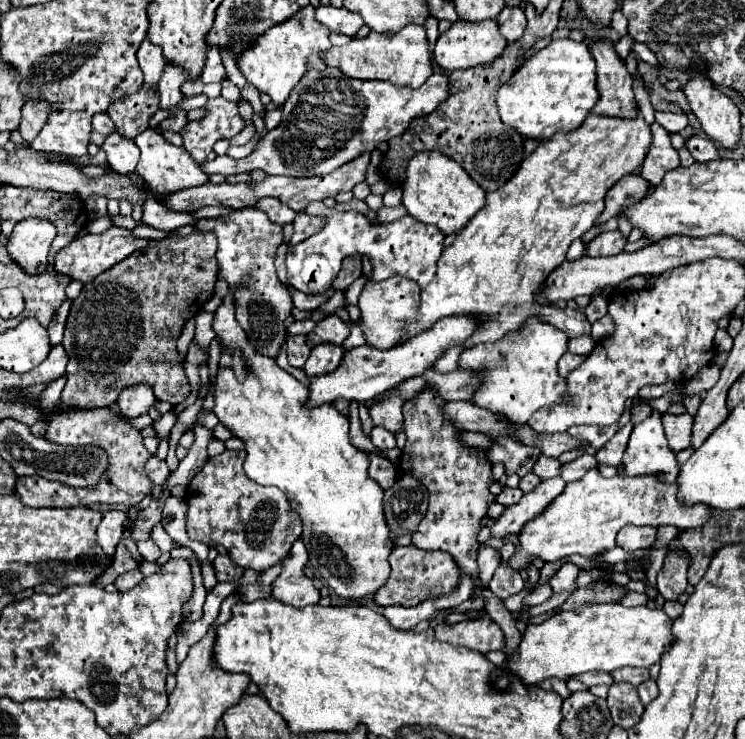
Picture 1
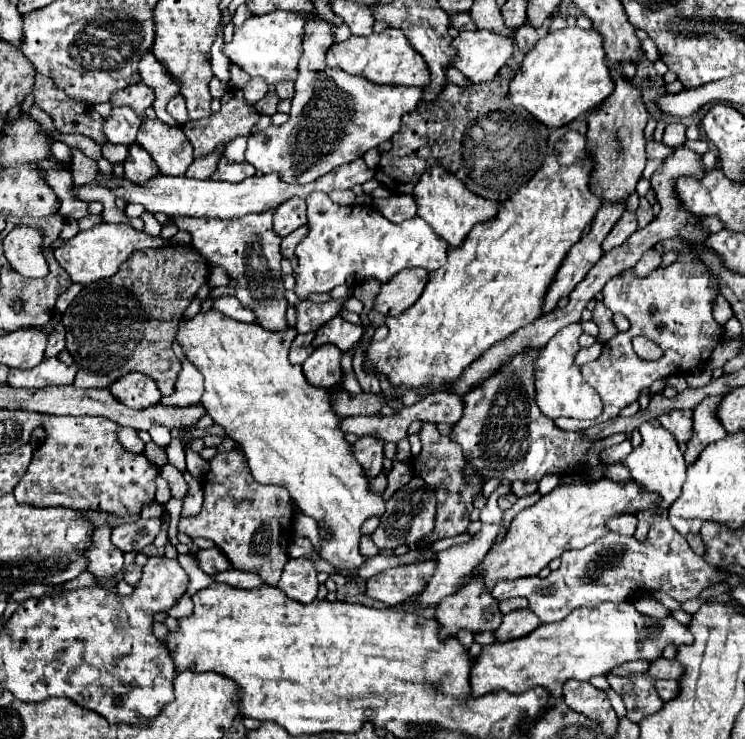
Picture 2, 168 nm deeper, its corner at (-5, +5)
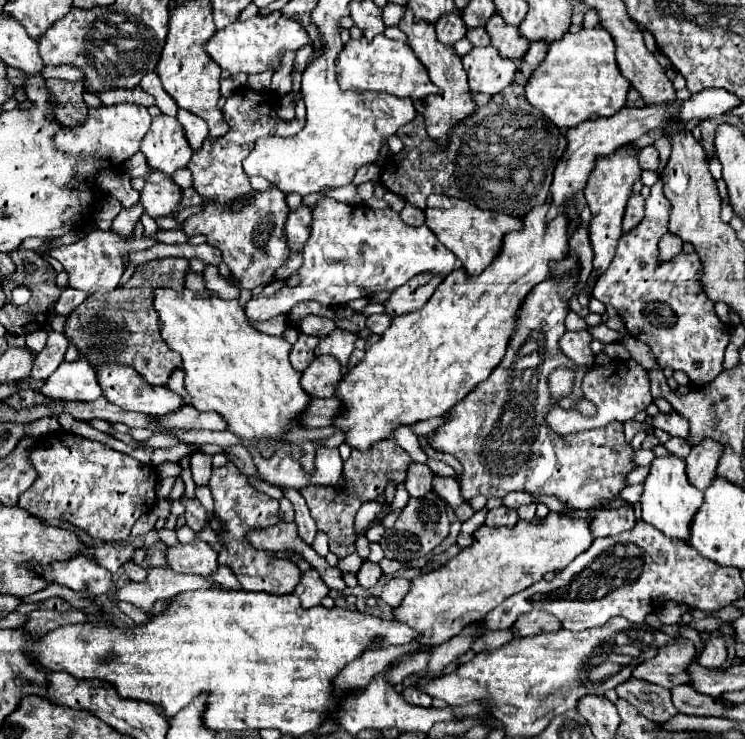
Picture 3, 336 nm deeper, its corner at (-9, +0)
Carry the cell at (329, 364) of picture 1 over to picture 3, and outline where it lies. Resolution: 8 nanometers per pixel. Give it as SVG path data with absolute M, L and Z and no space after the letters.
M318 356L302 372L300 386L312 398L334 396L336 384L342 380L342 366L332 356Z

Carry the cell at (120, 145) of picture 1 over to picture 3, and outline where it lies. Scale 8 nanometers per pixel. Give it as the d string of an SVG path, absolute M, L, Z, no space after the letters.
M154 170L140 192L140 200L146 208L146 214L152 218L174 216L182 200L182 188L176 186L170 176Z

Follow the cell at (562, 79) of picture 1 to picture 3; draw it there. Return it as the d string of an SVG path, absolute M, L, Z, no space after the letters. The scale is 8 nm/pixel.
M596 26L582 28L576 34L568 32L562 40L550 44L546 60L534 70L526 84L526 100L542 110L558 128L574 128L584 120L616 114L626 106L628 90L630 82L616 64L614 40L606 28Z

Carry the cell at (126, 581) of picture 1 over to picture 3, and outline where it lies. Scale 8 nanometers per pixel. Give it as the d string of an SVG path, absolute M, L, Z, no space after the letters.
M134 562L124 564L124 572L126 572L126 576L128 576L132 582L142 582L142 580L146 578L146 570L144 570L142 566L134 564Z

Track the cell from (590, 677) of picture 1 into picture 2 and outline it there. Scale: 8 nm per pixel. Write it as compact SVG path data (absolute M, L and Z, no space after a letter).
M630 661L630 663L624 663L624 665L618 665L614 667L610 673L612 675L636 675L636 673L646 673L648 671L648 665L646 661Z

